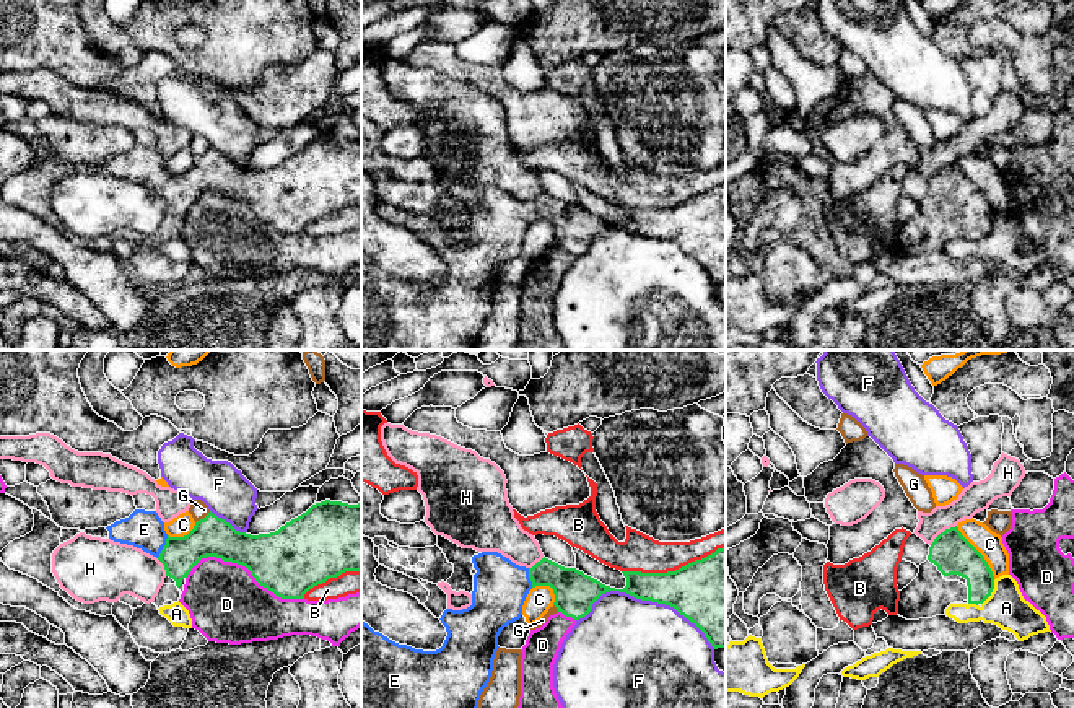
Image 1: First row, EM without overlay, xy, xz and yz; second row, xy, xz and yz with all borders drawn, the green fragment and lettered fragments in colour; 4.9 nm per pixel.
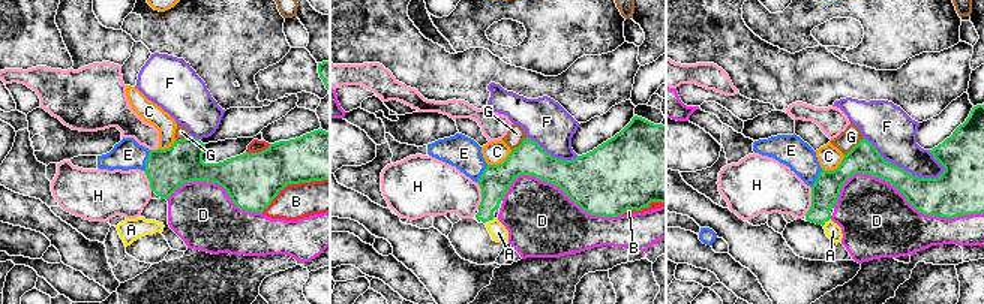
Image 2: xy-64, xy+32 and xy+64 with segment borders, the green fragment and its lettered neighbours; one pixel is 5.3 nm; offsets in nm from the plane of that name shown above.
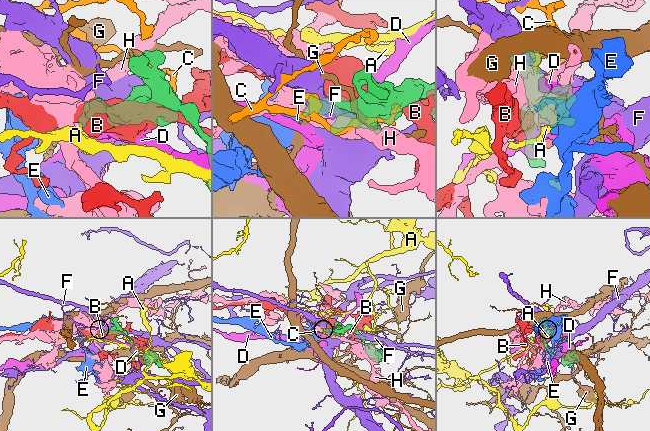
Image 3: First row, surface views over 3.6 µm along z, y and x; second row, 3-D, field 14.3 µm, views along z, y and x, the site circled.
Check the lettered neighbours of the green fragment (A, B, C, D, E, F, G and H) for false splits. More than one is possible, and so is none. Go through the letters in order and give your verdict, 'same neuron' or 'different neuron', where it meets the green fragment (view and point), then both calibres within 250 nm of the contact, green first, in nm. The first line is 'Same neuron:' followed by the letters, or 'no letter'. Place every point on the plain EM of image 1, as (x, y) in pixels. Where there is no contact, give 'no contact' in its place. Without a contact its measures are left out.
Same neuron: E
A: different neuron; meets green in yz at (991, 227); 190 nm thick on the green side, 200 nm on the other
B: different neuron; meets green in xz at (672, 207); 380 nm thick on the green side, 190 nm on the other
C: different neuron; meets green in yz at (978, 187); 200 nm thick on the green side, 130 nm on the other
D: different neuron; meets green in xy at (246, 202); 340 nm thick on the green side, 380 nm on the other
E: same neuron; meets green in xy at (163, 183); 200 nm thick on the green side, 190 nm on the other
F: different neuron; meets green in xz at (646, 235); 280 nm thick on the green side, 480 nm on the other
G: different neuron; meets green in xy at (204, 153); 200 nm thick on the green side, 90 nm on the other
H: different neuron; meets green in yz at (944, 166); 200 nm thick on the green side, 150 nm on the other

